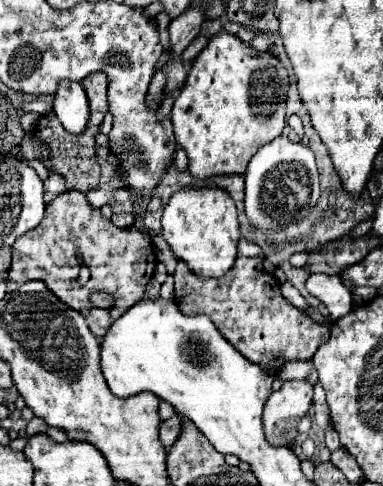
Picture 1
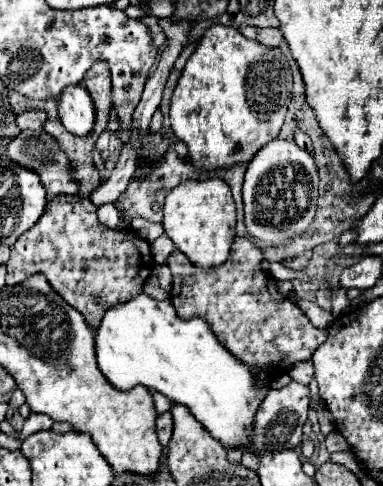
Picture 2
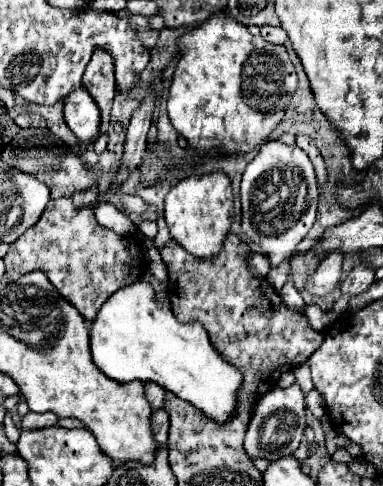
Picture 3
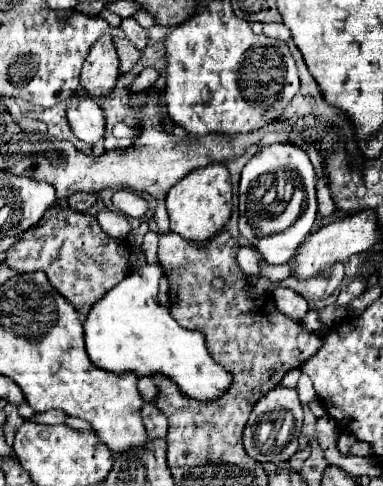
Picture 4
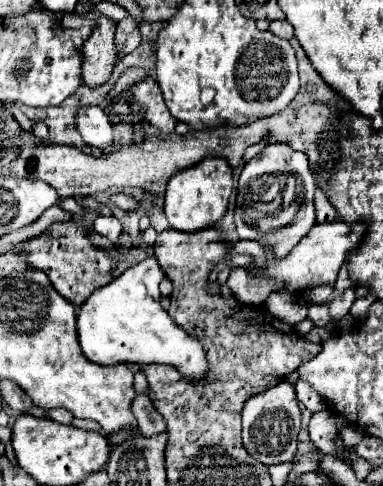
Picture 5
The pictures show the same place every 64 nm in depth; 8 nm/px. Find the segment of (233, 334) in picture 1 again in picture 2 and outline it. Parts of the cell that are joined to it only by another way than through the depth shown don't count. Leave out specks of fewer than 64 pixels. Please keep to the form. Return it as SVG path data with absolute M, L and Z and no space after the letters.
M240 236L234 238L228 260L214 268L200 268L176 250L168 256L174 276L170 298L182 320L194 316L204 318L218 342L250 368L256 382L260 386L272 386L286 370L296 362L308 360L326 342L326 330L314 328L294 302L278 294L272 274L262 272L258 266L262 258L260 248Z

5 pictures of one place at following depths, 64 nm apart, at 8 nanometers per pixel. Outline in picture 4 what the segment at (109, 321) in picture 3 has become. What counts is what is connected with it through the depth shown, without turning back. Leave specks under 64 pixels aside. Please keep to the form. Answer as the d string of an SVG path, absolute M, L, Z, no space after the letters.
M144 264L140 268L134 268L120 284L116 284L110 292L106 292L100 300L96 300L86 314L84 320L84 342L86 342L86 352L94 366L122 374L122 372L134 372L138 376L150 376L150 374L166 374L170 376L178 388L194 396L198 400L216 400L228 386L230 386L230 376L224 368L220 368L208 354L204 336L200 332L192 332L182 328L168 312L166 306L158 304L158 282L164 276L162 268L158 264Z

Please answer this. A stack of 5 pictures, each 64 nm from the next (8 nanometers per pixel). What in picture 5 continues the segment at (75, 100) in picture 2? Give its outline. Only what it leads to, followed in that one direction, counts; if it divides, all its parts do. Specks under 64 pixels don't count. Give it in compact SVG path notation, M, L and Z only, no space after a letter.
M100 106L80 108L76 114L76 128L86 144L100 150L114 148L114 124Z

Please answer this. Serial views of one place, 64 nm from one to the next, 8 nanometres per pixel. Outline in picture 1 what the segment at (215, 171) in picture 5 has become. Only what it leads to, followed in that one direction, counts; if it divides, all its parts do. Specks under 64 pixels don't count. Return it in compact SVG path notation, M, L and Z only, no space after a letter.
M218 186L180 188L164 206L162 236L170 244L174 256L184 260L192 272L204 278L222 276L234 264L240 238L234 200Z

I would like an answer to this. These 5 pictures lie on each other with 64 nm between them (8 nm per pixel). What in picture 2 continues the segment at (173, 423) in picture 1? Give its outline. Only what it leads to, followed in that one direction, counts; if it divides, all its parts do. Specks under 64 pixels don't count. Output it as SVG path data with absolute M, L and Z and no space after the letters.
M170 412L158 414L158 418L156 418L156 434L158 434L160 444L166 448L170 436L172 436L172 416L170 416Z

